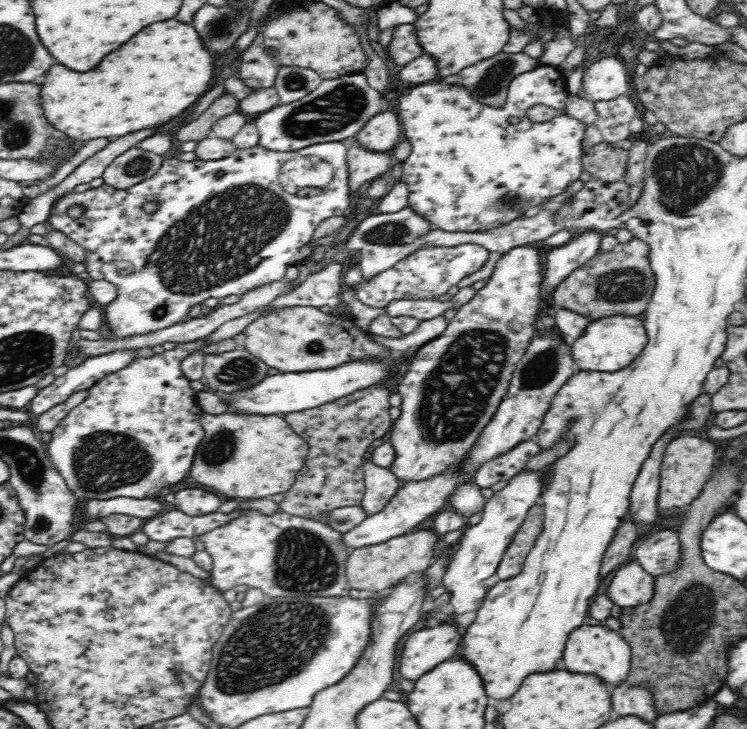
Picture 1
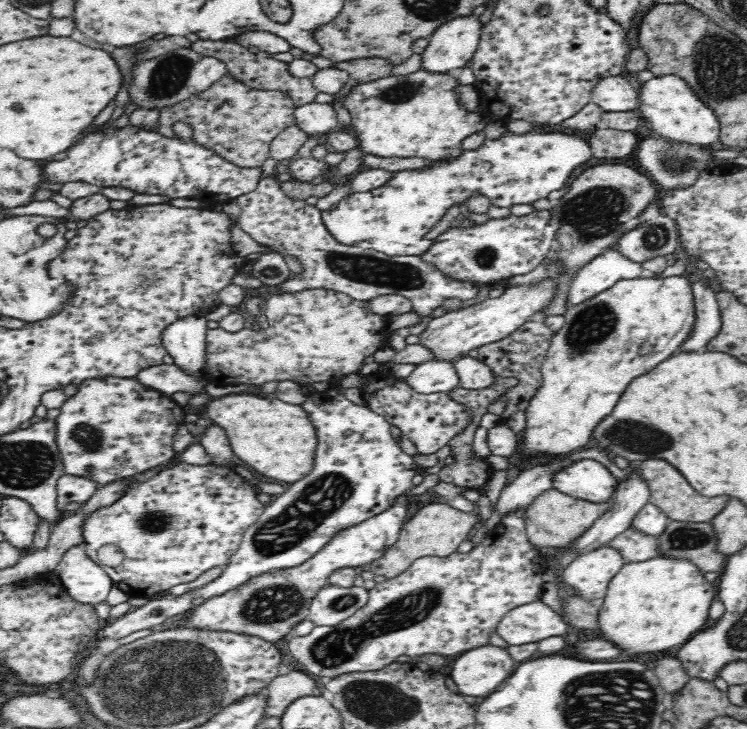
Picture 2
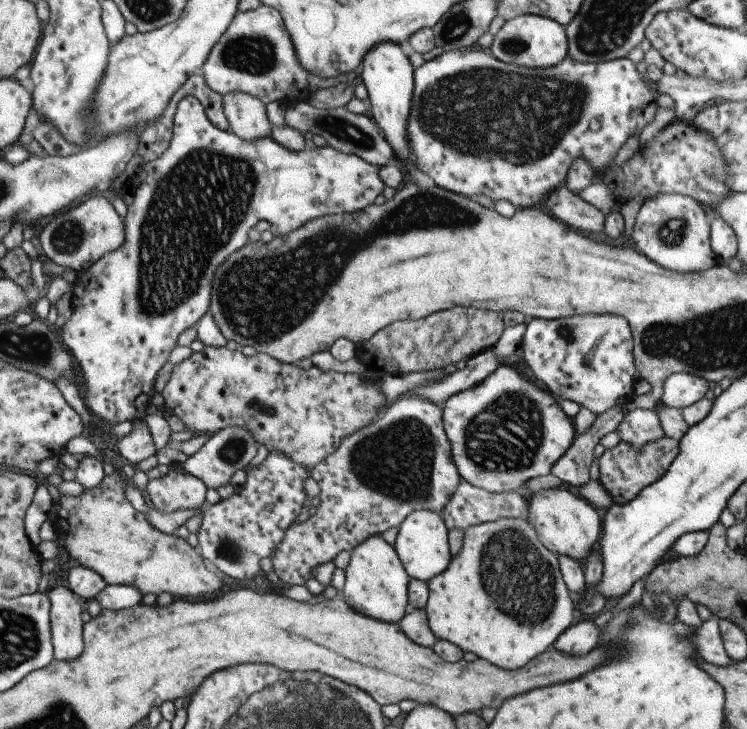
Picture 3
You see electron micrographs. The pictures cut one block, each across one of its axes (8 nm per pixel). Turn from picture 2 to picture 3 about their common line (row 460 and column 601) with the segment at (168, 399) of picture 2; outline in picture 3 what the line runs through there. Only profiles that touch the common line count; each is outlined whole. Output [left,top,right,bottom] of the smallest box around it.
[406,50,657,209]

